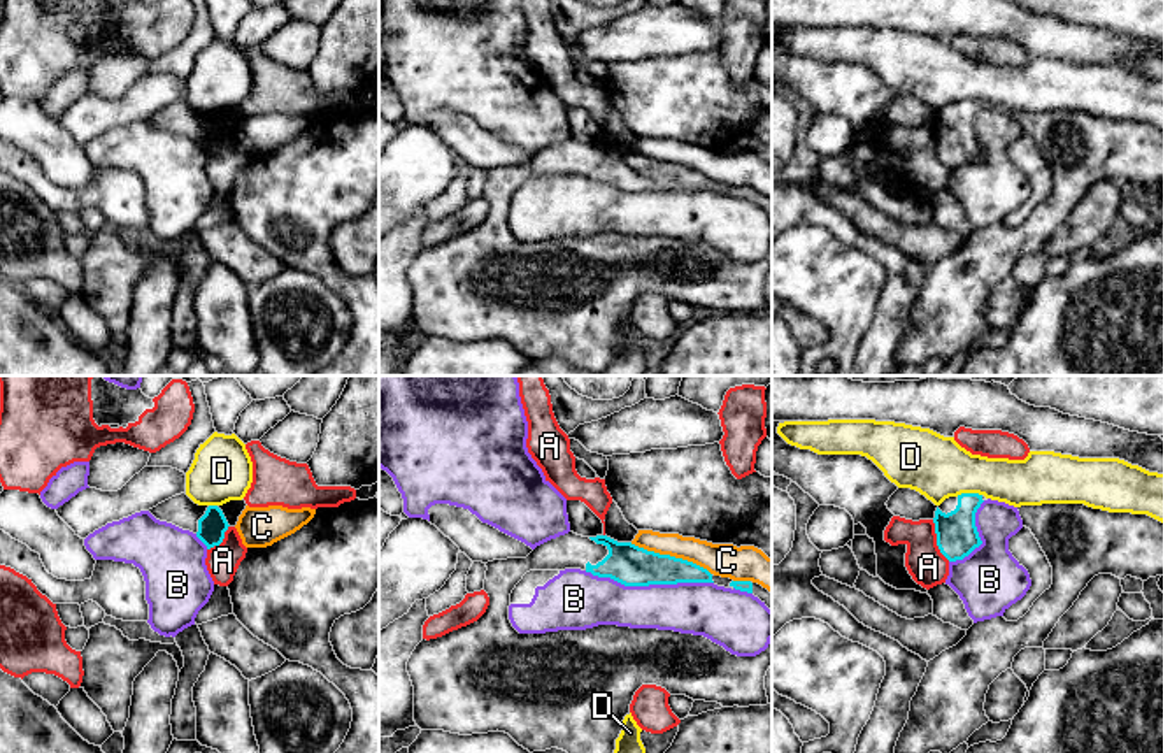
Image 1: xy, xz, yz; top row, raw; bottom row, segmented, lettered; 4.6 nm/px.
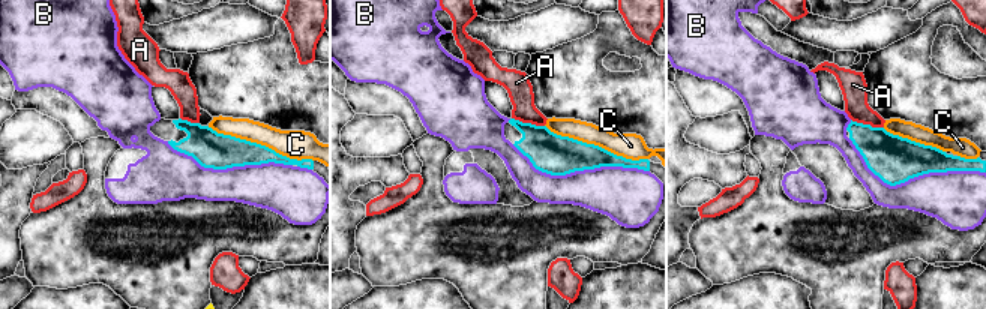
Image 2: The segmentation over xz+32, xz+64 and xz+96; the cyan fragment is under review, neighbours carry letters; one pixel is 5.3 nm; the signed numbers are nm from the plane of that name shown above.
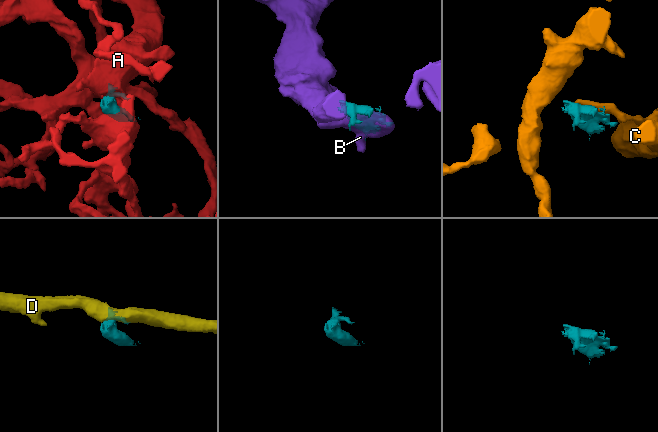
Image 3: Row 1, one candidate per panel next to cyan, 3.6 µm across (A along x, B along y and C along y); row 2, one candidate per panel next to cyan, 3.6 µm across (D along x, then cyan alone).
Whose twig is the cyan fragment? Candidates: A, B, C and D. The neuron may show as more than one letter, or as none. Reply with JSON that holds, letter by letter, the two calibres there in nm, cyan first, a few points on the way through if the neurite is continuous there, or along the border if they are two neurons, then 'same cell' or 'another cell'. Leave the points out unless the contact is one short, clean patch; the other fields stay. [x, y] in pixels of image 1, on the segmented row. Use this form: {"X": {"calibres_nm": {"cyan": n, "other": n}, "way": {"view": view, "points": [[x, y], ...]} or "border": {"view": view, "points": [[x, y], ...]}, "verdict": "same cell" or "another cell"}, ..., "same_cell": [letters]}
{"A": {"calibres_nm": {"cyan": 190, "other": 180}, "verdict": "another cell"}, "B": {"calibres_nm": {"cyan": 190, "other": 240}, "verdict": "another cell"}, "C": {"calibres_nm": {"cyan": 190, "other": 150}, "verdict": "another cell"}, "D": {"calibres_nm": {"cyan": 190, "other": 280}, "border": {"view": "yz", "points": [[981, 494], [956, 495]]}, "verdict": "another cell"}, "same_cell": []}

